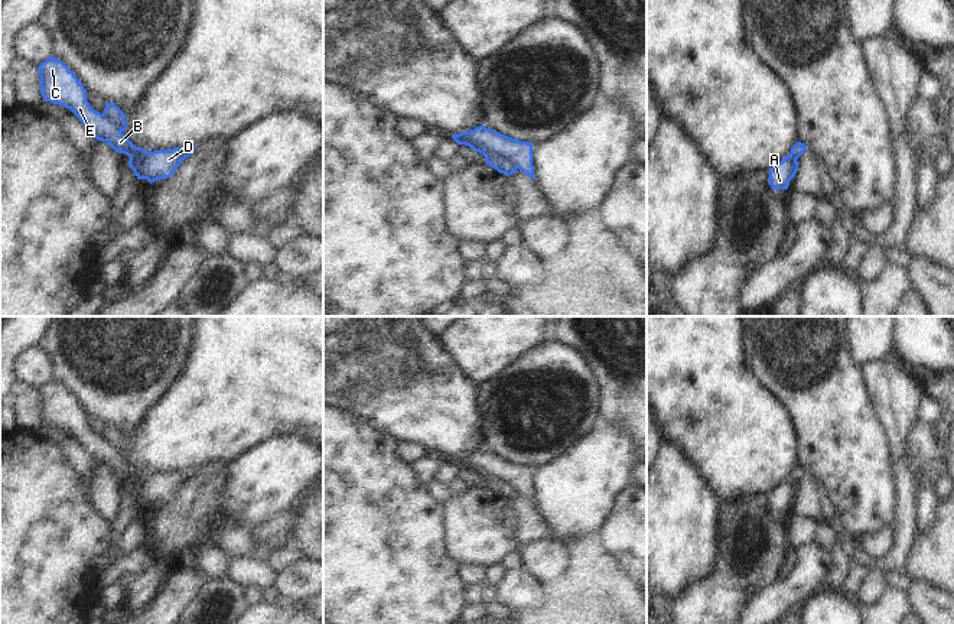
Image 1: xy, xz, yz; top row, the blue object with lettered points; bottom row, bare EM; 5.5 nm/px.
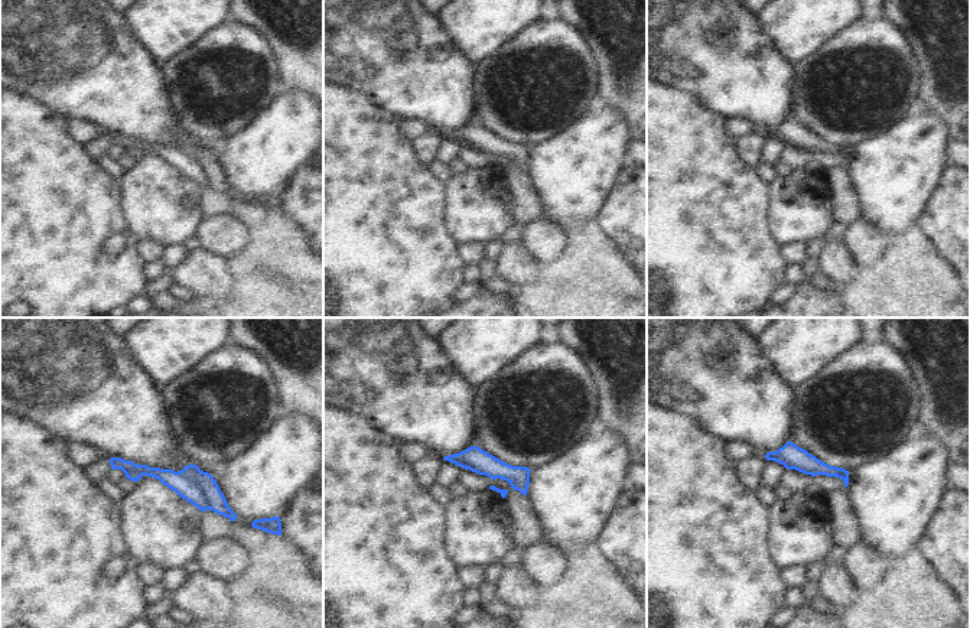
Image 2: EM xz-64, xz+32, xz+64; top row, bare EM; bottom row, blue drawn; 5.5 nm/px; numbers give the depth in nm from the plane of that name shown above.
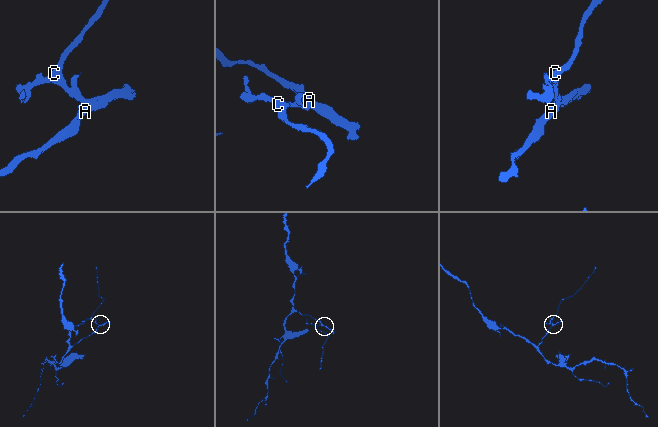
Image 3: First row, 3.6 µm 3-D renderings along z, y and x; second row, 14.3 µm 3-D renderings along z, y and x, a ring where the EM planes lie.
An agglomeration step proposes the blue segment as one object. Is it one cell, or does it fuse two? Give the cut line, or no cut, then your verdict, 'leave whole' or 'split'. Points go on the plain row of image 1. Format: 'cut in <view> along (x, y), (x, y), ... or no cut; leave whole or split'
cut in xz along (453, 460), (466, 460), (475, 467), (485, 468), (517, 491); split

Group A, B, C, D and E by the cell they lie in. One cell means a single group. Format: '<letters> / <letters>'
A D / B C E

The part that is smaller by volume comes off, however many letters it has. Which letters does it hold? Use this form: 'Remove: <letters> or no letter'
Remove: B, C, E

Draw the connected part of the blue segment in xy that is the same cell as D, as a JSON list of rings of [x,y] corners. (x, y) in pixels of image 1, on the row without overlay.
[[[195,469],[156,474],[144,481],[130,481],[128,488],[137,503],[147,503],[150,507],[170,501],[178,490],[195,475]]]

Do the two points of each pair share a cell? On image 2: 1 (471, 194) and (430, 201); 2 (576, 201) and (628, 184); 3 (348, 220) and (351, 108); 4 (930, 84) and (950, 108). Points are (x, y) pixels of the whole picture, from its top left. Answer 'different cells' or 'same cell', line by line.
1: different cells
2: different cells
3: same cell
4: same cell

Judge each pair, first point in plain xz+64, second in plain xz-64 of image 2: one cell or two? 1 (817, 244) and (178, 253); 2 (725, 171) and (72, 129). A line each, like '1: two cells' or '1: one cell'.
1: one cell
2: two cells

